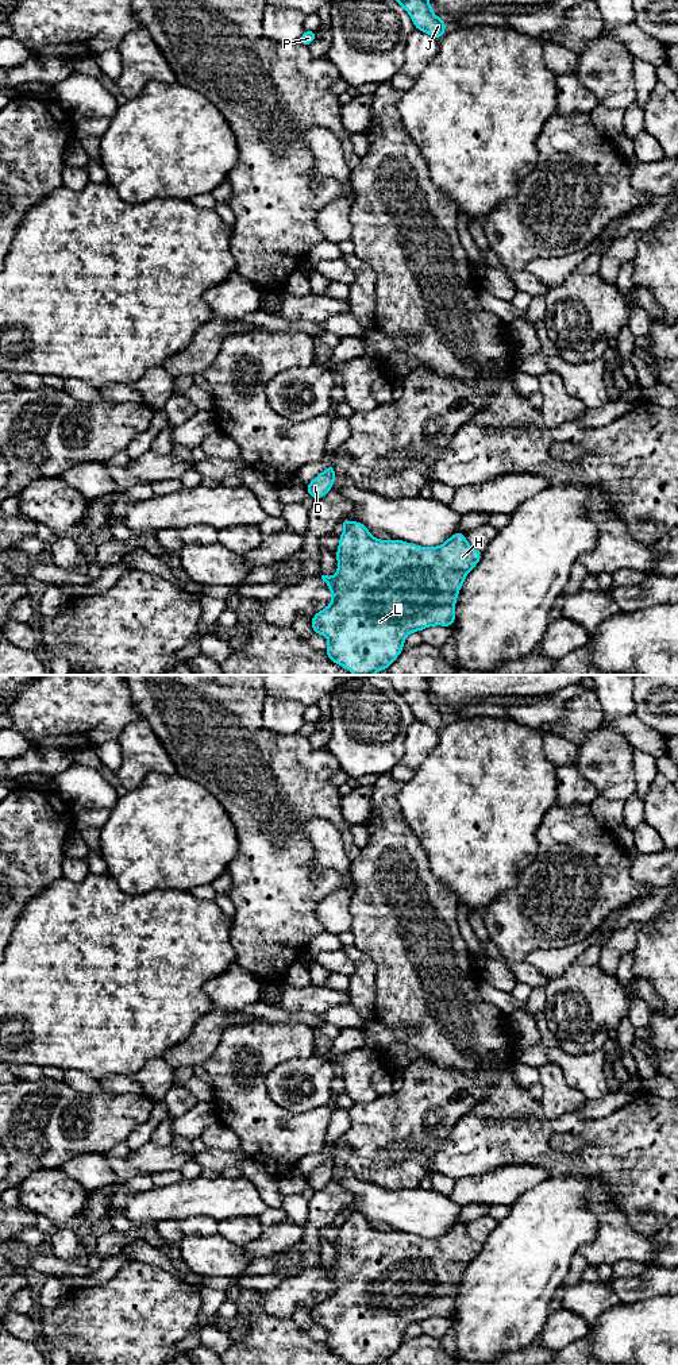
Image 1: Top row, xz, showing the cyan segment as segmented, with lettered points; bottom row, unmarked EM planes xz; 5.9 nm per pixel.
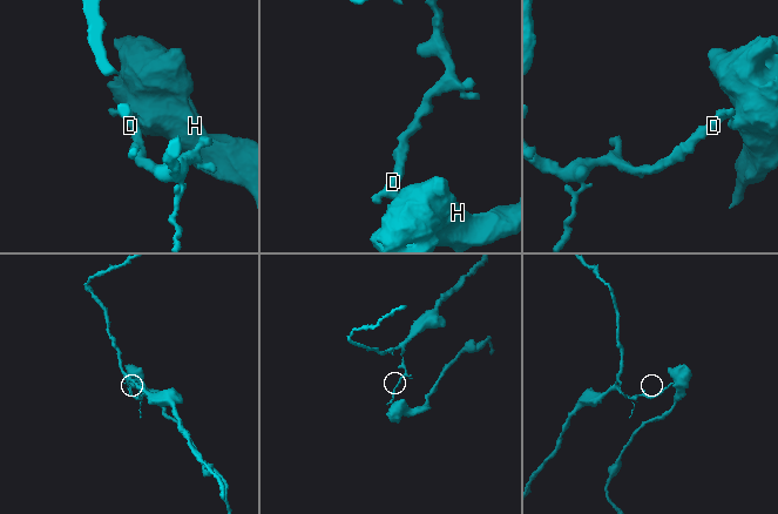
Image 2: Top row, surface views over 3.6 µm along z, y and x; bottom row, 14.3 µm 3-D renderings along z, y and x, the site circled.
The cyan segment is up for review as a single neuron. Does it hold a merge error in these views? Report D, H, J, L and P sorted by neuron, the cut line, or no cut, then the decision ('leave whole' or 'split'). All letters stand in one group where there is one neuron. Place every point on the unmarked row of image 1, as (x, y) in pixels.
D J P / H L | xz (351, 1214), (345, 1219) | split

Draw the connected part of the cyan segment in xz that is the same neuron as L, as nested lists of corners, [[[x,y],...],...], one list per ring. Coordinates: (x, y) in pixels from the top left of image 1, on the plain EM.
[[[353,1212],[339,1227],[335,1248],[336,1265],[321,1266],[332,1285],[332,1292],[311,1310],[311,1316],[315,1324],[328,1330],[324,1343],[331,1353],[353,1365],[374,1365],[390,1358],[402,1343],[405,1329],[411,1323],[420,1323],[435,1316],[452,1319],[458,1284],[467,1265],[481,1252],[482,1243],[474,1241],[461,1222],[438,1238],[421,1238],[404,1231],[375,1230],[365,1215]]]

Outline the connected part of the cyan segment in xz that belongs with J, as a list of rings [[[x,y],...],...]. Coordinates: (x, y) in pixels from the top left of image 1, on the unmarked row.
[[[384,675],[393,690],[408,703],[415,721],[420,721],[435,730],[446,724],[446,713],[438,709],[428,690],[427,675]]]

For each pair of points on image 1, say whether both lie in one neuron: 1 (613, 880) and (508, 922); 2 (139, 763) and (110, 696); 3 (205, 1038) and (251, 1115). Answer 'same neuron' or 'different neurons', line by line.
1: same neuron
2: different neurons
3: different neurons

